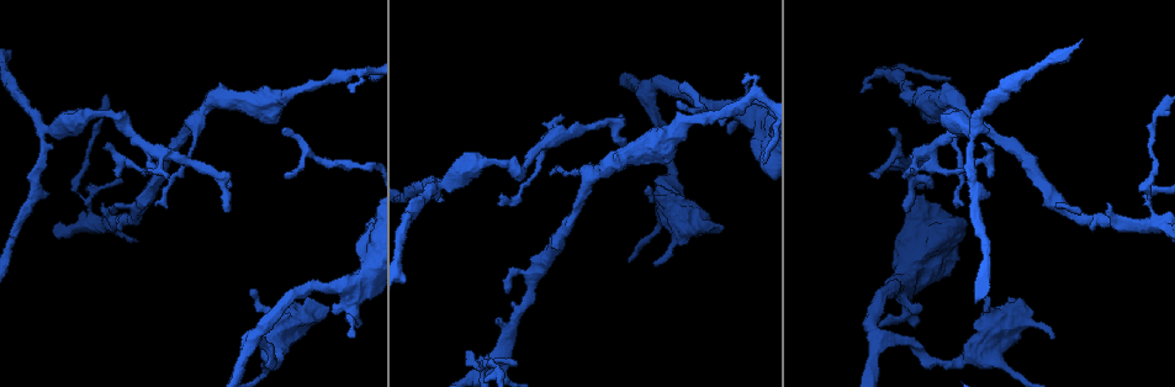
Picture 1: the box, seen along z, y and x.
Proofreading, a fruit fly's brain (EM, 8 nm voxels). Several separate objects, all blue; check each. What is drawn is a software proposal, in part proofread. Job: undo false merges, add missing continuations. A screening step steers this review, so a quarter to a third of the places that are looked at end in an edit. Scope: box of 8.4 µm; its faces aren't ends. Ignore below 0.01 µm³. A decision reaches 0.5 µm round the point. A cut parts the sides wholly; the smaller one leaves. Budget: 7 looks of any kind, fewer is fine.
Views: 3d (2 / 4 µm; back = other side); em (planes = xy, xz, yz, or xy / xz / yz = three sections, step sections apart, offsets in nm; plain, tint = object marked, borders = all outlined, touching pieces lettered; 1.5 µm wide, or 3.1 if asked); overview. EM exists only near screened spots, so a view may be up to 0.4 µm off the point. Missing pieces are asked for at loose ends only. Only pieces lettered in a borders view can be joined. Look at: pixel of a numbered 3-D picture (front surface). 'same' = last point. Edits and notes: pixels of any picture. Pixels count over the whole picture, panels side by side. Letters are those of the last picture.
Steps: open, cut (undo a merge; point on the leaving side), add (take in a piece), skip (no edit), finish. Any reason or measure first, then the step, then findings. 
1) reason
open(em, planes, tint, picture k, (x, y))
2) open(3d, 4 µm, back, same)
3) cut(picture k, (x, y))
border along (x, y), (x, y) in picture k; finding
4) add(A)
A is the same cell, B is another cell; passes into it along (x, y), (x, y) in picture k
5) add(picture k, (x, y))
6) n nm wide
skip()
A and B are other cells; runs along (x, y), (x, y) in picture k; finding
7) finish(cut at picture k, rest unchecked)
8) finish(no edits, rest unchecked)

tapers out
open(3d, 2 µm, back, picture 1, (890, 131))

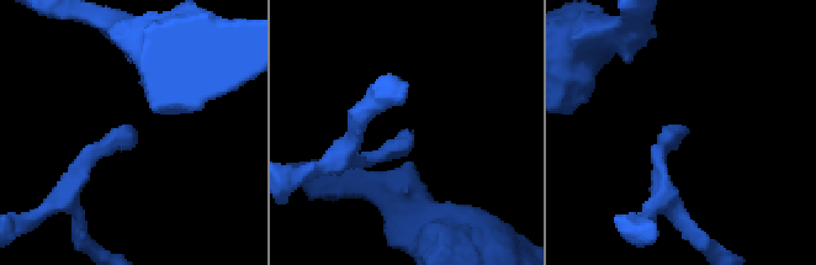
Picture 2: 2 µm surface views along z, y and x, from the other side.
open(em, planes, tint, picture 2, (684, 129))

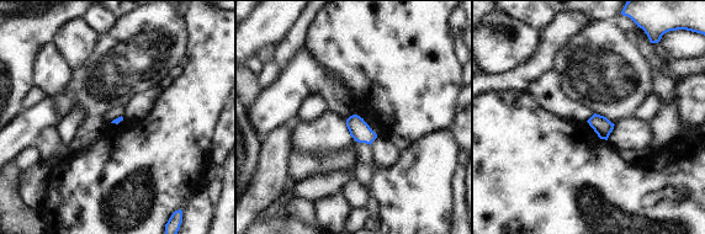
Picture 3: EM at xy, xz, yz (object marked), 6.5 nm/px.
see the neighbours
open(em, planes, borders, same)

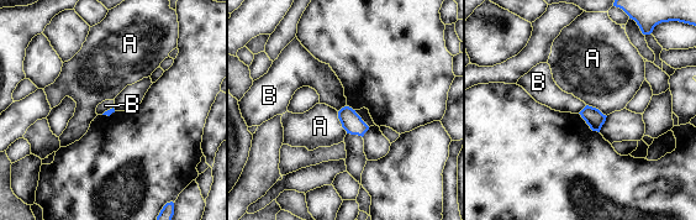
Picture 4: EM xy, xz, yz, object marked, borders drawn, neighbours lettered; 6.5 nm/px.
skip()
A and B are other cells; no lettered piece goes on from it

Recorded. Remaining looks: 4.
an open end
open(3d, 2 µm, picture 1, (349, 335))

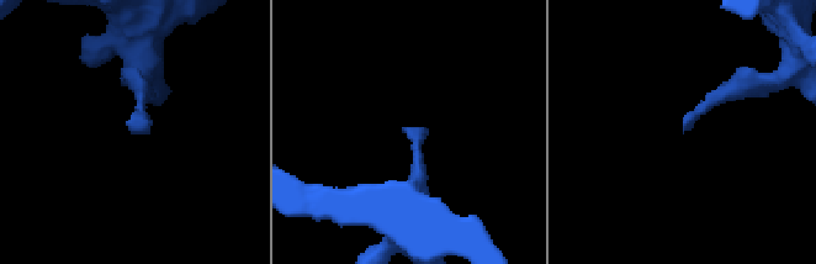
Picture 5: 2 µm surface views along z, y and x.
open(em, yz, step 8, borders, picture 5, (685, 125))

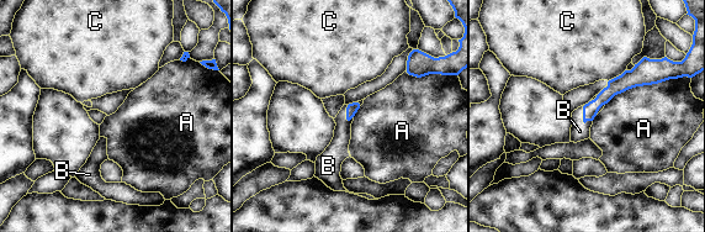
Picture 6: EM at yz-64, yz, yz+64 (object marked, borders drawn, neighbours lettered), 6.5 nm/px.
add(B)
B is the same cell, A and C are other cells; the neuron continues

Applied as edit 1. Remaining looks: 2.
see it whole again
open(overview)

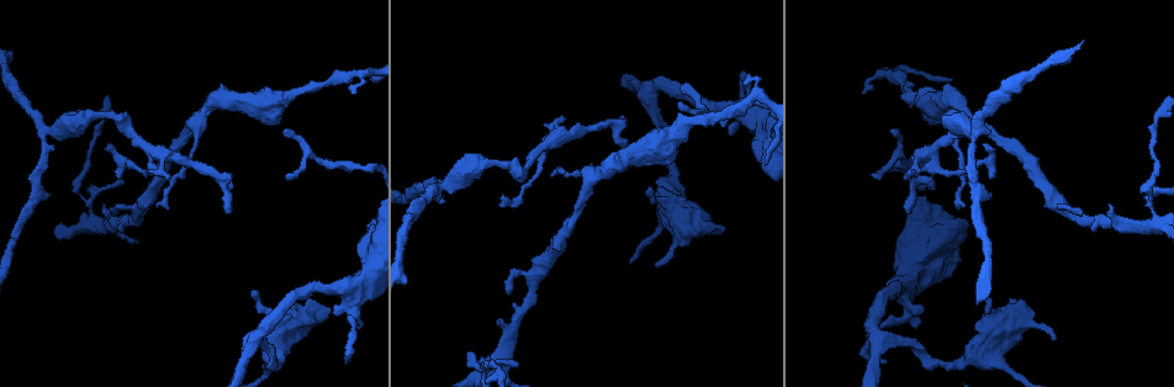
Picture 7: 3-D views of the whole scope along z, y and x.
a narrow waist
open(em, planes, borders, picture 7, (962, 172))

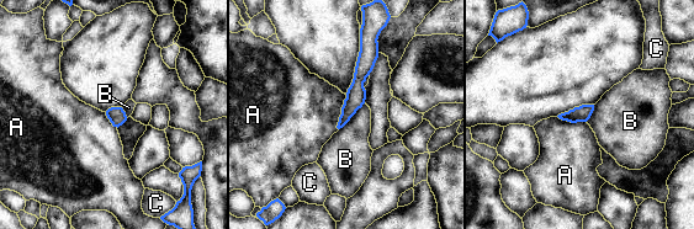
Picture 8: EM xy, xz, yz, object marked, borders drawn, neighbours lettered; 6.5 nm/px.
skip()
A, B and C are other cells; all the same neuron

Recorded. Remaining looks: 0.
finish(add at picture 6, rest unchecked)

